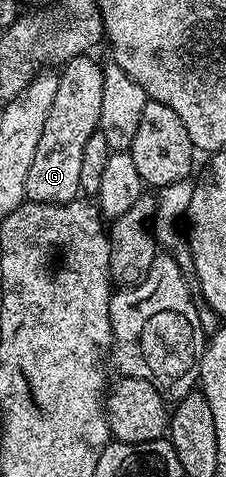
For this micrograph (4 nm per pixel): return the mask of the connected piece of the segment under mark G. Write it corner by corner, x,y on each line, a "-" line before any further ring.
88,55
75,57
62,66
54,105
46,118
46,127
42,127
42,139
38,139
34,163
30,163
30,171
26,171
24,195
27,200
61,205
81,196
82,147
86,147
86,139
90,139
90,135
98,132
102,115
104,70
101,62
90,58

